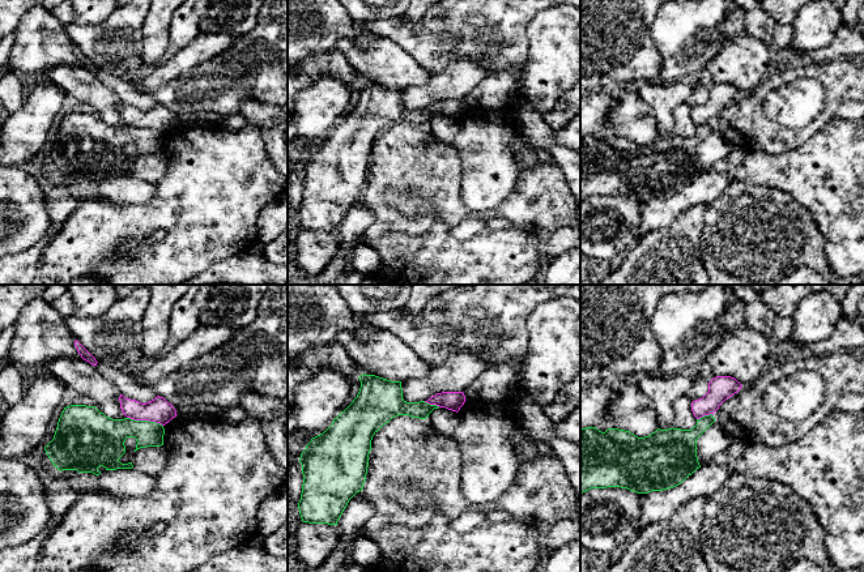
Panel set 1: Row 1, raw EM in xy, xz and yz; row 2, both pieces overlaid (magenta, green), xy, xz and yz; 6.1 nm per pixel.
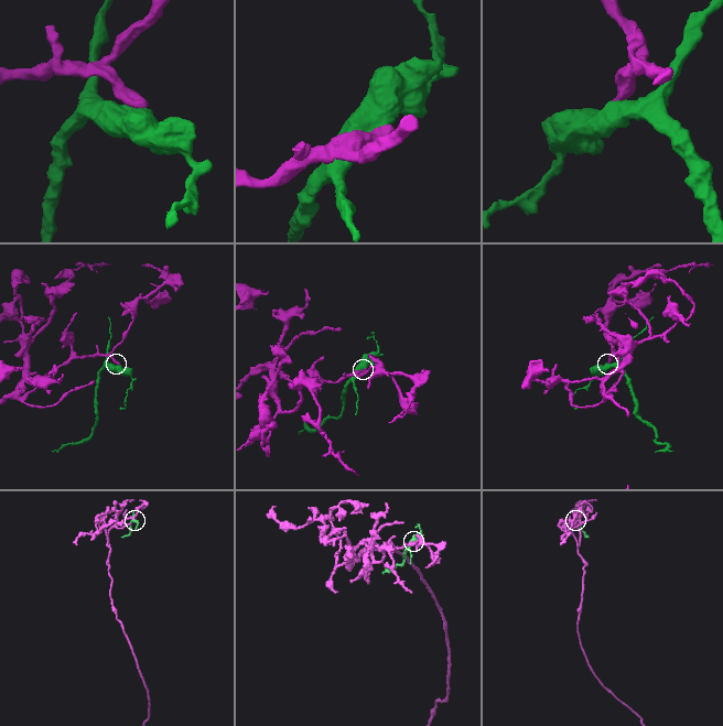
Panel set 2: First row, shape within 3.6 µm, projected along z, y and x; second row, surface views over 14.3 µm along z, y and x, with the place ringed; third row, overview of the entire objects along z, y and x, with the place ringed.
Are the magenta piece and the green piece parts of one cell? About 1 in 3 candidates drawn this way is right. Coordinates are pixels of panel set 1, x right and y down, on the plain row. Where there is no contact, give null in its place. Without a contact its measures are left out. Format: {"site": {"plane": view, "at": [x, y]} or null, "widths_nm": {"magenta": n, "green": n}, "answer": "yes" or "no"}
{"site": {"plane": "xy", "at": [145, 127]}, "widths_nm": {"magenta": 150, "green": 200}, "answer": "no"}

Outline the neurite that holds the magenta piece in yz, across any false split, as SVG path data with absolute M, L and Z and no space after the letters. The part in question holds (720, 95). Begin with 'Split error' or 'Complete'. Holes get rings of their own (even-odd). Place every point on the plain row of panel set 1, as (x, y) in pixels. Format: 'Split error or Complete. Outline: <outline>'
Complete. Outline: M716 84L708 90L708 99L699 107L691 110L691 119L697 127L710 123L735 101L741 97L741 91L731 84Z

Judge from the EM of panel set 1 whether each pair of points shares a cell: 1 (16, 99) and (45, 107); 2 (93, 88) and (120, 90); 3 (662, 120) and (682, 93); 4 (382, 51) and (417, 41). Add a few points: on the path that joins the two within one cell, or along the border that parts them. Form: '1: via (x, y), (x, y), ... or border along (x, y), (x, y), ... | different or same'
1: border along (26, 94), (22, 103), (13, 112) | different
2: border along (93, 73), (122, 101) | different
3: via (663, 114), (676, 98) | same
4: border along (381, 35), (395, 41), (422, 67) | different

